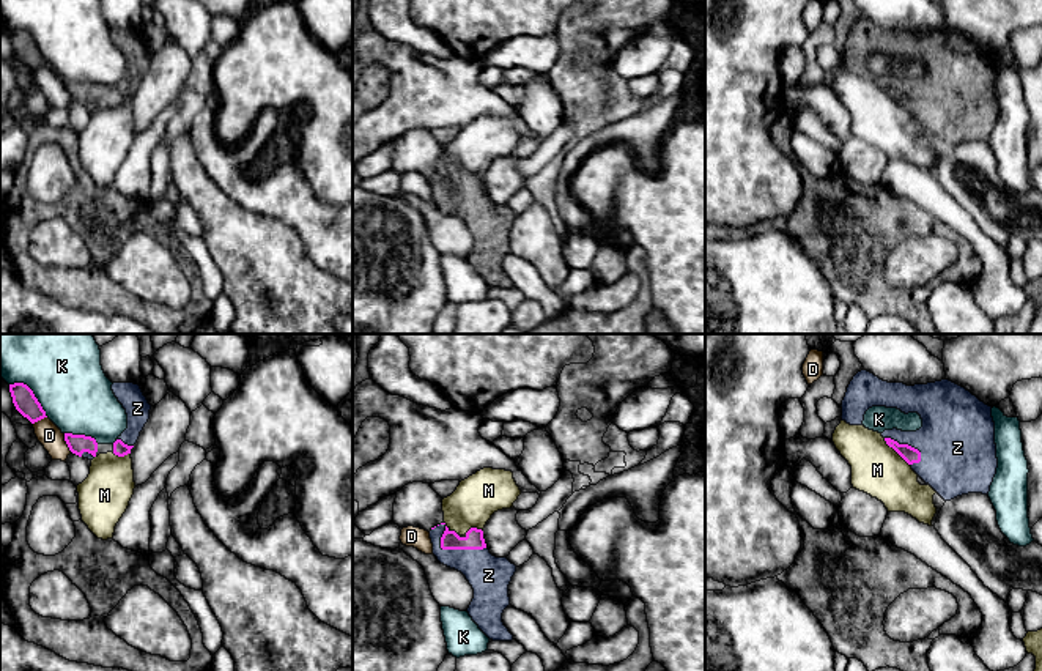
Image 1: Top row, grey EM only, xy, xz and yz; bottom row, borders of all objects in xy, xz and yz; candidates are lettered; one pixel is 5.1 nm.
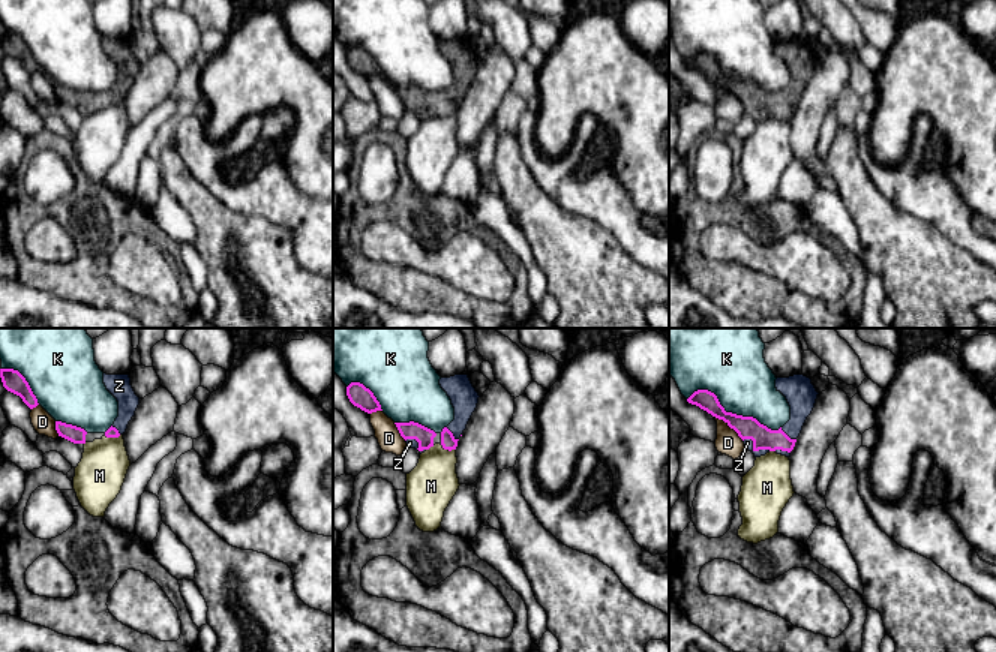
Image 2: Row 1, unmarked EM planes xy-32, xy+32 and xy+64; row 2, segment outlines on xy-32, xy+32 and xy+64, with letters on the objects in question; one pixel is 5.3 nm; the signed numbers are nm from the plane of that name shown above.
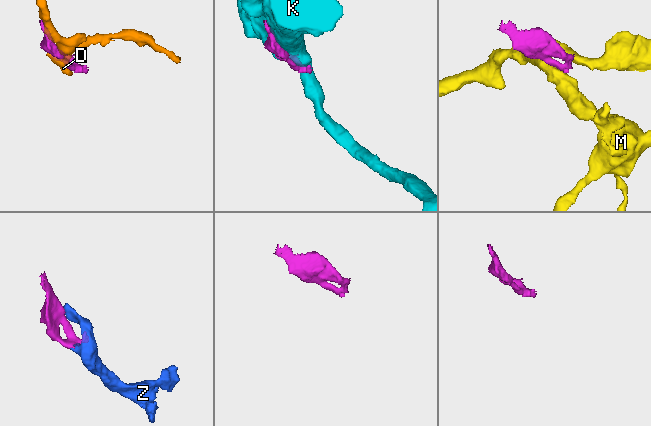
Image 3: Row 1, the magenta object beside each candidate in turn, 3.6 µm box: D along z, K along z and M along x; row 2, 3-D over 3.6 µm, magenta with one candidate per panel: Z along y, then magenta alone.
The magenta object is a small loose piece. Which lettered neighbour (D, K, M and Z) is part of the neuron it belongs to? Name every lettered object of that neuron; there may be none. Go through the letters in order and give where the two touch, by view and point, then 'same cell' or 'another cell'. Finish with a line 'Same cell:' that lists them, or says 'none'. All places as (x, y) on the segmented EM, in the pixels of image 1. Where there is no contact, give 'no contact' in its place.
D: meets magenta in xy at (66, 443); another cell
K: meets magenta in xy at (32, 392); another cell
M: meets magenta in yz at (896, 451); another cell
Z: meets magenta in xz at (447, 548); same cell
Same cell: Z

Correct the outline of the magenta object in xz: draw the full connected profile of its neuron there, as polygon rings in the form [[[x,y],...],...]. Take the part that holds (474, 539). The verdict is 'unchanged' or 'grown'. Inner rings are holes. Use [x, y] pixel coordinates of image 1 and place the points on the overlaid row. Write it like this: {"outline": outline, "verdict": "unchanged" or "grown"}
{"outline": [[[441,523],[430,531],[433,554],[450,569],[461,572],[474,589],[467,608],[479,628],[493,641],[512,641],[513,635],[502,622],[510,605],[508,584],[516,565],[496,558],[486,548],[483,531],[471,528],[464,537]]], "verdict": "grown"}

